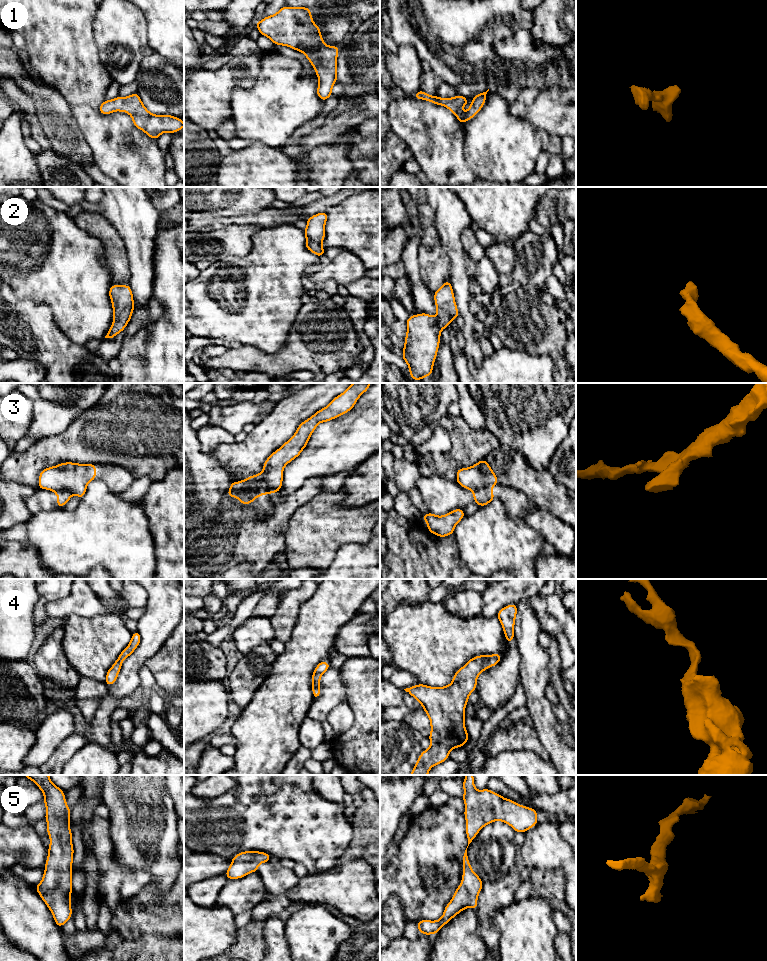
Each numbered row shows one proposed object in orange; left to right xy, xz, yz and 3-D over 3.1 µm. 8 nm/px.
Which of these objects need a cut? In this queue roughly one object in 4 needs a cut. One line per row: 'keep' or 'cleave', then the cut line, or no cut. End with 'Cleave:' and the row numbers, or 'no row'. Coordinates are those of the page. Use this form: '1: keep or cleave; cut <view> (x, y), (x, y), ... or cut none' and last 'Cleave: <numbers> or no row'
1: keep; cut none
2: keep; cut none
3: cleave; cut xz (259, 473), (250, 476), (253, 481), (245, 485), (249, 502)
4: keep; cut none
5: keep; cut none
Cleave: 3

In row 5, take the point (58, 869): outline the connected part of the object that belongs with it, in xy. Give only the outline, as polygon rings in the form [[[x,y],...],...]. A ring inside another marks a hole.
[[[23,775],[44,793],[45,819],[50,837],[48,857],[41,882],[35,886],[60,928],[71,918],[73,844],[70,808],[64,791],[54,785],[49,775]]]

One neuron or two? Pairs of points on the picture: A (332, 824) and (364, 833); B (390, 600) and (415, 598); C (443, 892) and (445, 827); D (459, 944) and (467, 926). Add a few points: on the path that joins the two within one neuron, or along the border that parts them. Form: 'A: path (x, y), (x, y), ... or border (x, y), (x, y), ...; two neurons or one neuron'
A: border (351, 821), (353, 836), (344, 852); two neurons
B: path (396, 597), (409, 597); one neuron
C: path (442, 876), (444, 873), (444, 843); one neuron
D: path (459, 940), (463, 930); one neuron

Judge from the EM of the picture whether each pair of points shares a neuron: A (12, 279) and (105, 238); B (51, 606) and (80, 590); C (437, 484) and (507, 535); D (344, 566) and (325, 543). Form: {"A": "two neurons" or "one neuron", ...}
{"A": "two neurons", "B": "one neuron", "C": "two neurons", "D": "two neurons"}

